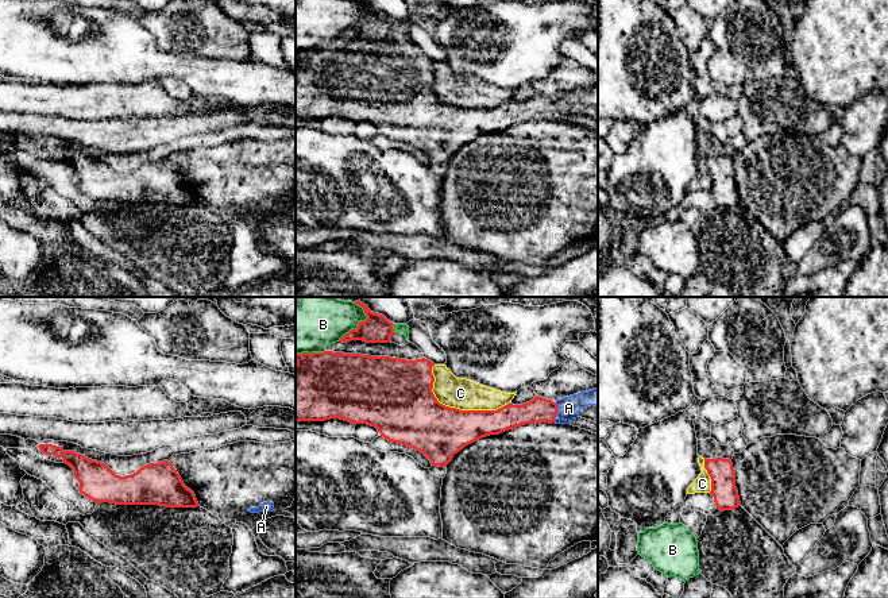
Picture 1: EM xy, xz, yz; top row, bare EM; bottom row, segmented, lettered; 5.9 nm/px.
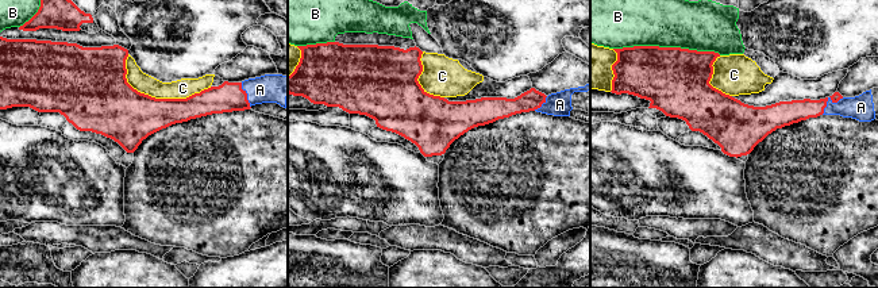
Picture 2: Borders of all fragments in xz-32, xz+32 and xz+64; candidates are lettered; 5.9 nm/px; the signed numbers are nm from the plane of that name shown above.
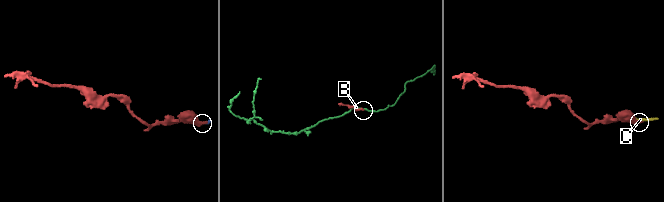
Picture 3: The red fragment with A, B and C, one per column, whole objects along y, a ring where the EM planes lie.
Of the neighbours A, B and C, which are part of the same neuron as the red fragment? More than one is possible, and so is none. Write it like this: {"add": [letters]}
{"add": ["A"]}

